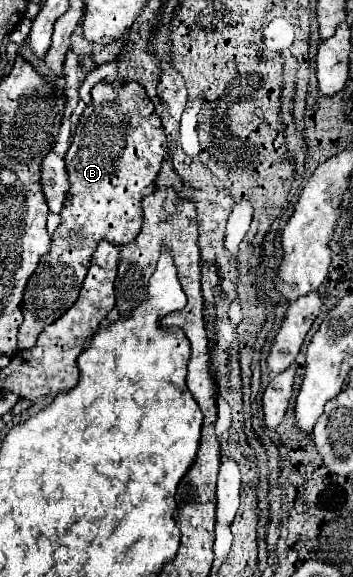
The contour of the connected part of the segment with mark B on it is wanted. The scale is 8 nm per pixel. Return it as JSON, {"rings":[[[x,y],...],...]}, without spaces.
{"rings":[[[102,80],[92,88],[92,104],[84,108],[80,122],[72,136],[72,146],[66,154],[66,170],[72,182],[70,200],[66,200],[66,206],[60,214],[62,222],[52,236],[50,252],[42,256],[38,270],[32,274],[24,290],[24,302],[22,302],[24,324],[20,326],[20,332],[18,332],[20,350],[32,348],[40,332],[48,324],[56,322],[76,302],[80,286],[90,266],[90,258],[100,240],[108,240],[114,246],[122,246],[122,244],[132,242],[138,236],[142,228],[142,198],[152,186],[152,182],[156,180],[156,174],[160,172],[166,146],[168,142],[166,142],[162,122],[158,114],[154,112],[154,104],[150,102],[142,84],[126,82],[120,86],[112,86],[110,82]]]}

